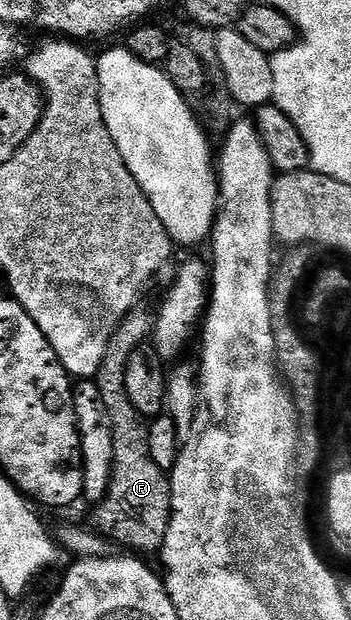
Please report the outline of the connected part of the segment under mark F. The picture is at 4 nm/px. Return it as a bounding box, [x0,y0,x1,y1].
[93,309,171,553]

